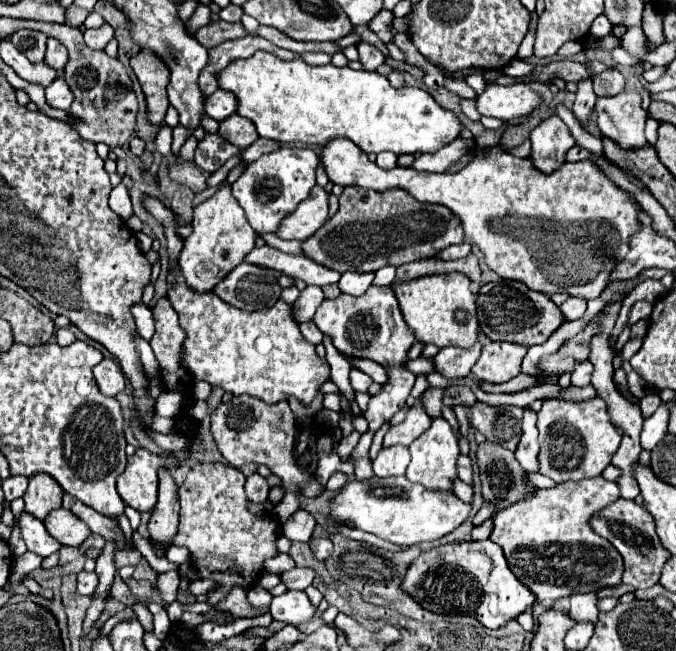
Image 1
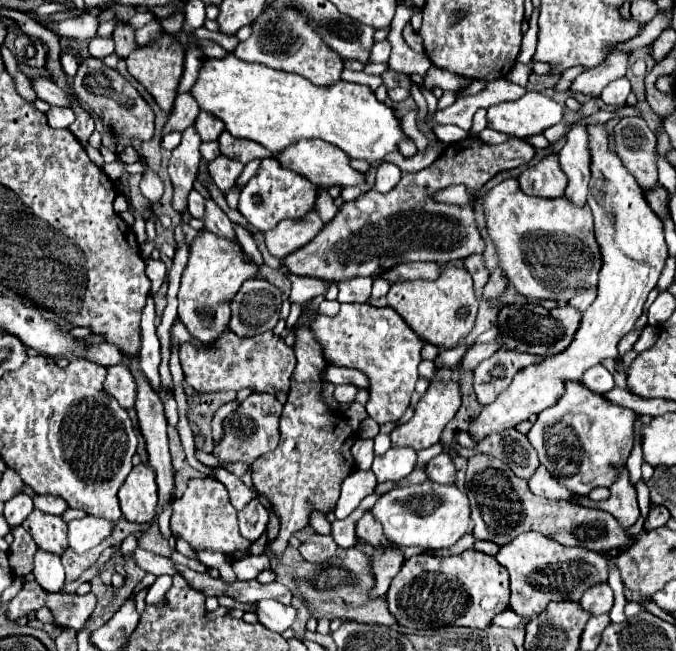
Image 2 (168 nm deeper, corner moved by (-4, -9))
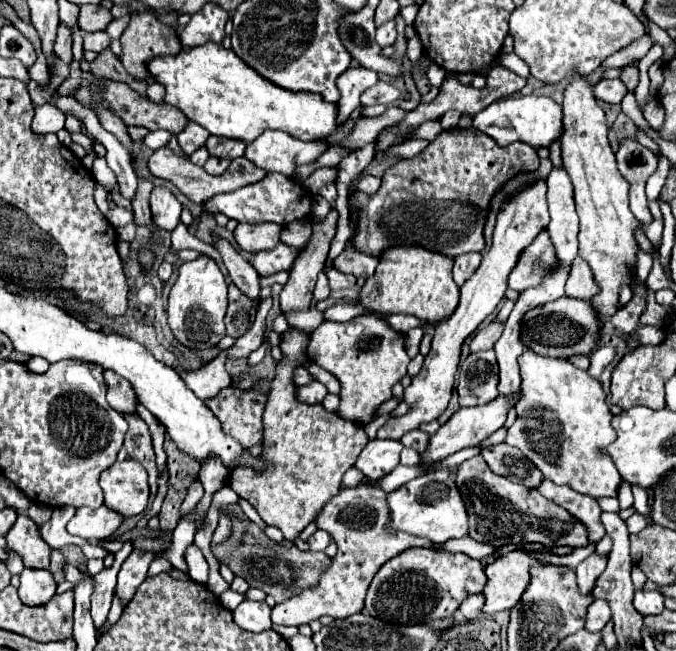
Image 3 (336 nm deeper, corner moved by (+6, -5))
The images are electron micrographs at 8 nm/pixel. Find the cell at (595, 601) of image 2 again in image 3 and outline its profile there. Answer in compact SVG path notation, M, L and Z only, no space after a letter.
M597 553L589 555L585 561L577 565L575 573L577 573L577 585L581 595L593 595L593 585L597 577L603 573L605 565L607 565L607 557L599 557Z

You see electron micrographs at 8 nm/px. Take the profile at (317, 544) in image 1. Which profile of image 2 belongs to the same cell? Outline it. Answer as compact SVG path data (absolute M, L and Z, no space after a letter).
M311 535L301 547L299 553L303 555L305 561L317 563L317 561L327 561L327 557L333 557L333 553L337 551L337 543L333 541L331 535Z

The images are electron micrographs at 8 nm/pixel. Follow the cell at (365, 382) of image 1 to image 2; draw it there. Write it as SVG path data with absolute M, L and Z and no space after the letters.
M337 385L335 391L333 391L333 397L339 403L353 403L355 395L357 395L357 387L355 385Z

